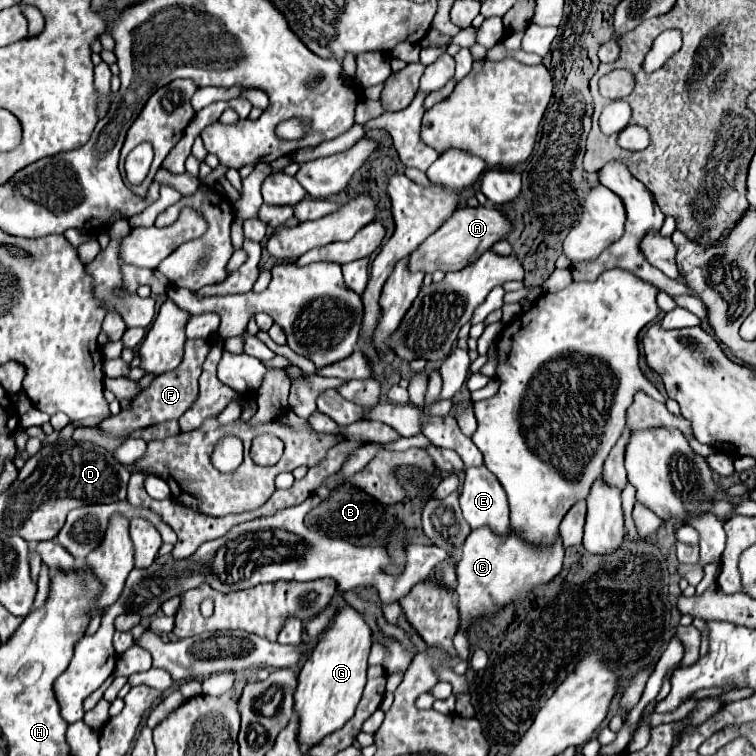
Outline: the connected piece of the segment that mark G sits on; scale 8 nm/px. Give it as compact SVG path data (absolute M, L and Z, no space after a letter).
M347 605L337 613L331 627L321 635L315 651L309 653L297 675L295 689L295 713L299 717L297 741L303 753L315 747L325 735L341 729L353 717L365 687L367 657L371 645L369 625L353 607Z

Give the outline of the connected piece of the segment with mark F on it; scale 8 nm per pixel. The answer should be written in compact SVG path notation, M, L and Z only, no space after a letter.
M189 339L185 343L183 361L177 369L155 377L153 383L137 399L133 399L133 409L131 411L109 417L99 427L103 431L115 435L115 437L125 437L133 429L151 427L151 425L157 425L157 423L163 423L163 421L169 421L169 419L179 419L197 401L197 395L199 395L199 385L197 385L199 369L201 369L201 365L203 365L203 361L209 353L209 343L211 343L209 339Z

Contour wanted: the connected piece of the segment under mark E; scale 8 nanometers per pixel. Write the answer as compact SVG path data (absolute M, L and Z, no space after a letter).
M483 465L483 467L469 467L465 471L465 481L463 481L463 493L459 497L463 517L471 525L471 529L477 527L489 527L495 535L507 535L509 533L509 505L507 505L507 495L497 477Z

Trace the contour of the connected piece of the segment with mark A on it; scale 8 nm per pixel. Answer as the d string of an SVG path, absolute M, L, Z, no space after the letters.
M463 207L453 213L449 221L441 225L439 231L429 235L411 255L409 255L409 271L423 271L423 273L435 273L435 271L461 271L465 265L471 263L477 249L479 255L487 249L491 249L493 243L505 239L505 235L511 231L509 219L493 209L493 207Z

